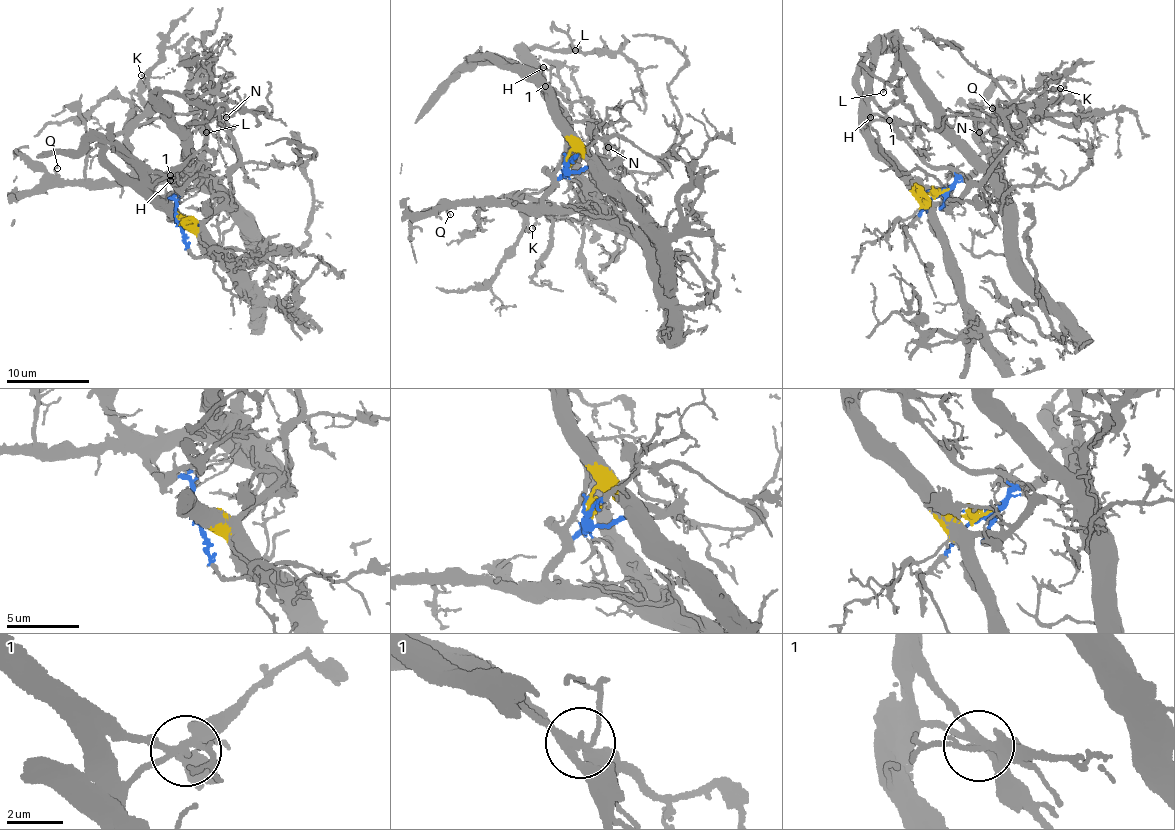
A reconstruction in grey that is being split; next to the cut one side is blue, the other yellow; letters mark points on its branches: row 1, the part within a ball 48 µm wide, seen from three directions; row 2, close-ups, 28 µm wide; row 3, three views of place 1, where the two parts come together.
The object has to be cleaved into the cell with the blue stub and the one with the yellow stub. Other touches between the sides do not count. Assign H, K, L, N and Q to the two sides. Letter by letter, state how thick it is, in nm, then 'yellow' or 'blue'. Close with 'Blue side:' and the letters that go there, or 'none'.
H: 80 nm | yellow
K: 170 nm | blue
L: 140 nm | blue
N: 110 nm | blue
Q: 130 nm | blue
Blue side: K, L, N, Q

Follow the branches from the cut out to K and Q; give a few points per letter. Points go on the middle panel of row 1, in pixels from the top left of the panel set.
K: (565, 162), (565, 171), (548, 190), (543, 203), (525, 206), (517, 195), (539, 206), (532, 229)
Q: (565, 162), (565, 171), (548, 190), (544, 201), (537, 205), (454, 204), (446, 206), (451, 215)

